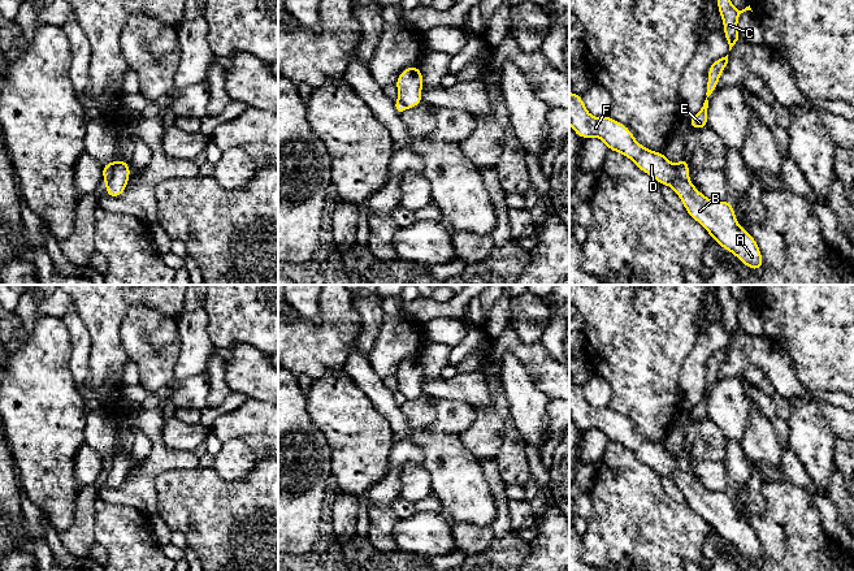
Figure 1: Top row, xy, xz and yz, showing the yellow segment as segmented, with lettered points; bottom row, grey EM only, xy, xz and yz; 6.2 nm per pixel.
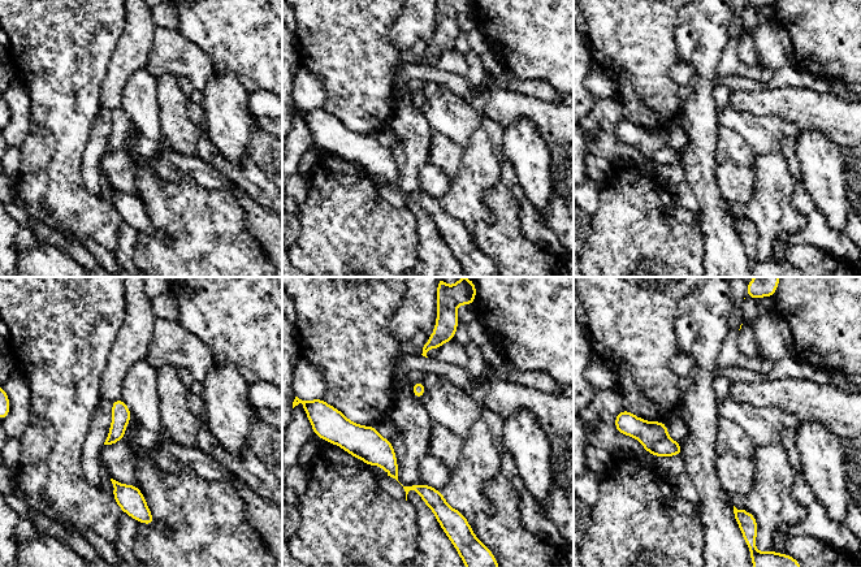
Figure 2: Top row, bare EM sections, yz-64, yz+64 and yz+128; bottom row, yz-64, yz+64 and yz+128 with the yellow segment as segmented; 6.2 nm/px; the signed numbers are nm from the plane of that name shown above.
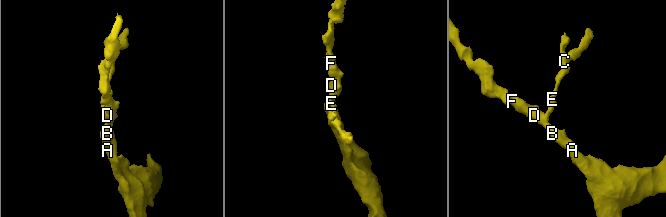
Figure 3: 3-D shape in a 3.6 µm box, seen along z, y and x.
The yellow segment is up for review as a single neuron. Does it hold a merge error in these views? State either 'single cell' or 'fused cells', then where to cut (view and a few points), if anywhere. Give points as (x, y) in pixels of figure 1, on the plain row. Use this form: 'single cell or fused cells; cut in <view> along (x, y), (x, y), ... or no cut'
fused cells; cut in yz along (676, 457), (677, 464), (688, 472)

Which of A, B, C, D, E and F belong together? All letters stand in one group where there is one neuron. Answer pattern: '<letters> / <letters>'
A B D F / C E

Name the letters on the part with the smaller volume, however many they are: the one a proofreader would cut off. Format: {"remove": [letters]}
{"remove": ["C", "E"]}

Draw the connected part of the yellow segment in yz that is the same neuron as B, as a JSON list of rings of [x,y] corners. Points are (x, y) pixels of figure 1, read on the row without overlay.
[[[569,384],[569,416],[578,429],[597,428],[604,433],[608,441],[616,442],[633,451],[634,455],[645,464],[654,468],[660,476],[671,477],[685,497],[685,502],[698,512],[716,533],[729,544],[733,544],[738,551],[750,561],[763,559],[763,550],[755,531],[750,524],[741,519],[733,503],[732,493],[714,493],[699,484],[690,472],[682,471],[679,466],[677,457],[671,455],[663,444],[650,442],[642,438],[633,428],[630,421],[612,411],[610,407],[595,410],[585,399],[581,386]]]

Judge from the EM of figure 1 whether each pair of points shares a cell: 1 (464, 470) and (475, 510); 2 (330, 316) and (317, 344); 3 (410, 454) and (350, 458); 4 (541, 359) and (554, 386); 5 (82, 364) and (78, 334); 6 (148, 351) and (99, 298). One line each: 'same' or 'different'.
1: same
2: same
3: different
4: same
5: same
6: different

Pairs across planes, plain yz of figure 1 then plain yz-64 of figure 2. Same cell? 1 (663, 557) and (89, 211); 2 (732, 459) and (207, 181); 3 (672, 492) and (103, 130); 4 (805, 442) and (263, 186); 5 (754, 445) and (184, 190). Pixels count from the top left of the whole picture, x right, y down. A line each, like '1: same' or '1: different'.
1: same
2: same
3: same
4: different
5: different

